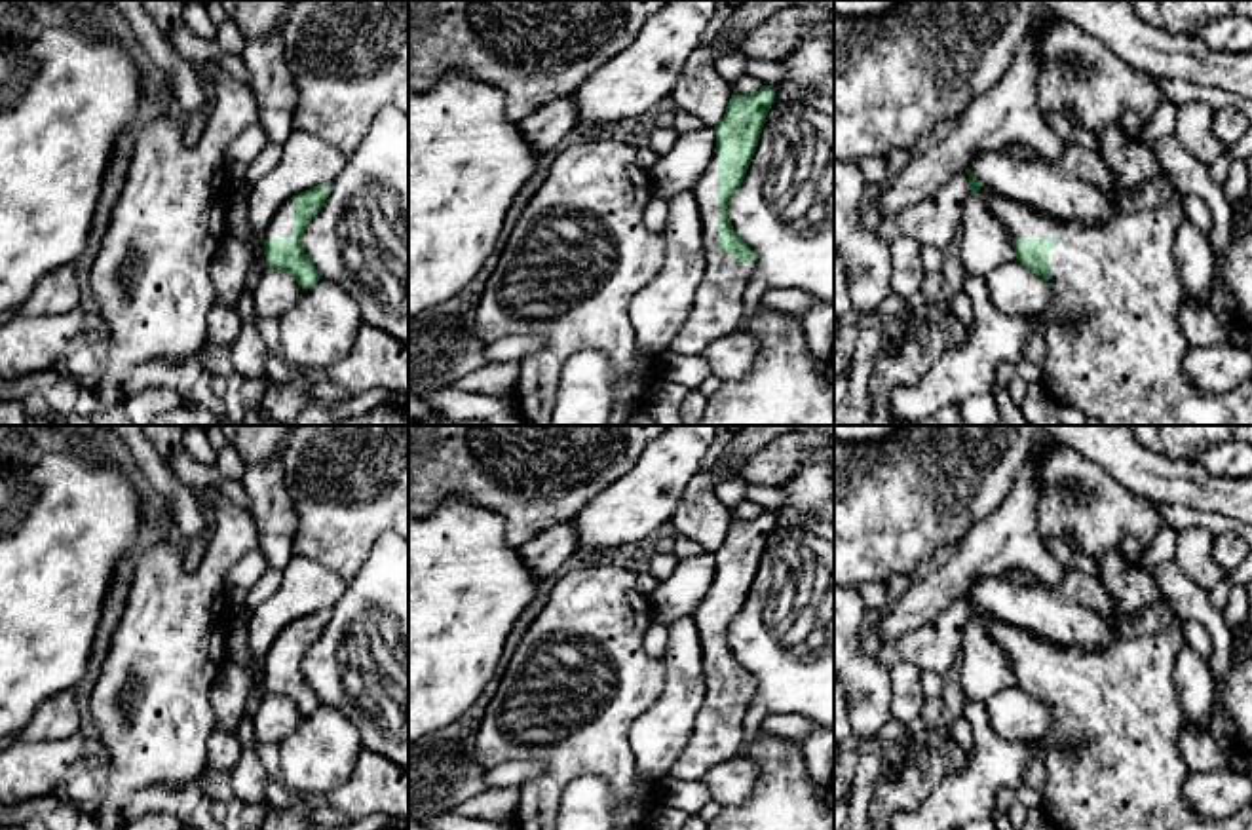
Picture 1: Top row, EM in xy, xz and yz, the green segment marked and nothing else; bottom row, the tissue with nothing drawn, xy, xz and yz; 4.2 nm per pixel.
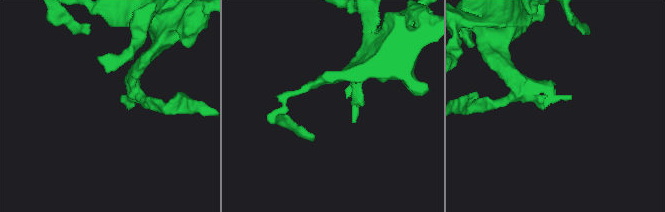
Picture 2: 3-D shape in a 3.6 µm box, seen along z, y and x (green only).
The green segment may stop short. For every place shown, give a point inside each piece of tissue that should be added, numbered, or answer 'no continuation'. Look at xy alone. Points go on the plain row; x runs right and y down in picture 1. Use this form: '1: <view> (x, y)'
1: xy (282, 650)

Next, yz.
1: yz (1112, 762)

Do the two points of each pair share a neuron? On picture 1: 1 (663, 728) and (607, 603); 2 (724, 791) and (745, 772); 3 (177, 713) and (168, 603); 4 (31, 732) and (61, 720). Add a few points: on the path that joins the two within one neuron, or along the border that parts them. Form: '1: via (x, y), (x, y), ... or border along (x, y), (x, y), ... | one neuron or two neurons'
1: border along (663, 660), (663, 690), (631, 724), (629, 741) | two neurons
2: via (730, 785), (739, 775) | one neuron
3: via (168, 686), (168, 629) | one neuron
4: via (38, 728), (54, 720) | one neuron

